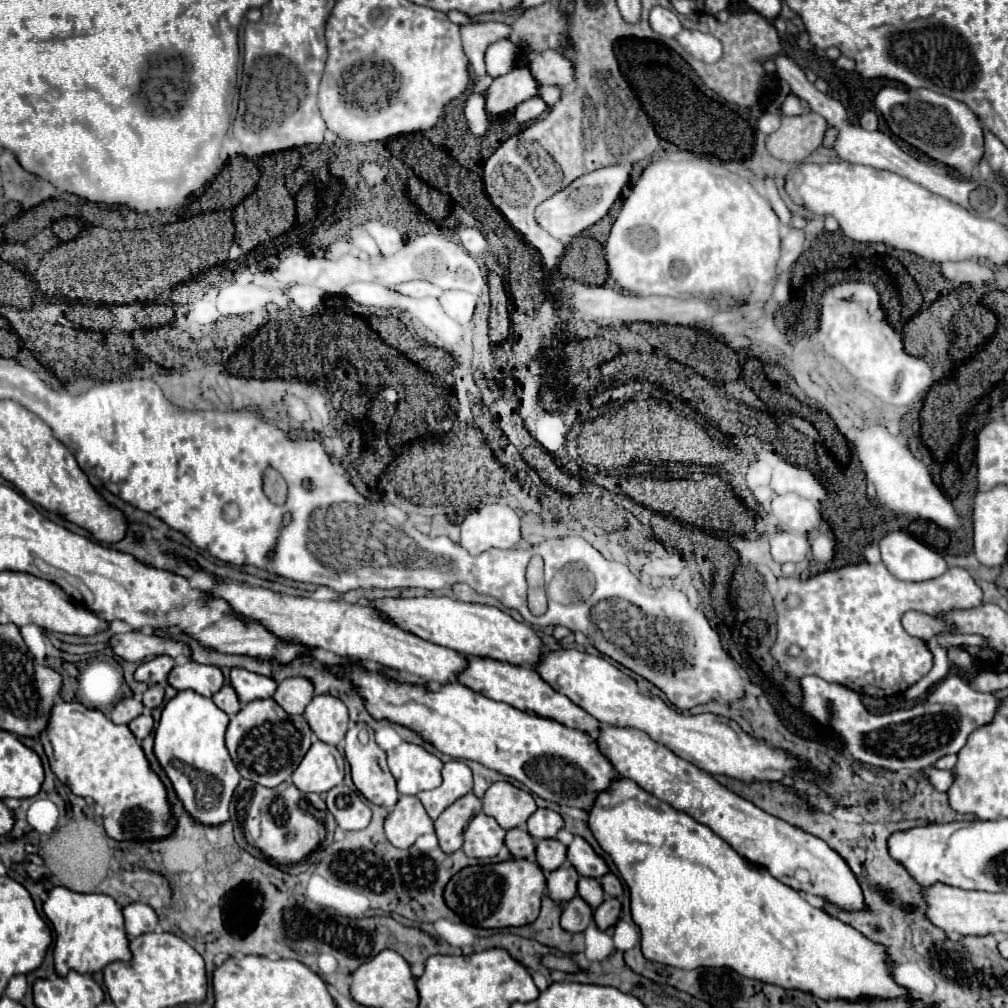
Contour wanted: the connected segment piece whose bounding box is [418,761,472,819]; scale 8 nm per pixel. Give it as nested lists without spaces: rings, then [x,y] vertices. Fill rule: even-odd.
[[[448,761],[442,769],[442,777],[444,781],[440,787],[418,793],[418,799],[422,801],[430,819],[436,819],[456,799],[472,791],[472,771],[462,761]]]

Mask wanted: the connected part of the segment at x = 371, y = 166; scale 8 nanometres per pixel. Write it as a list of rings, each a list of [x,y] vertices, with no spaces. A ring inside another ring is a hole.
[[[362,161],[360,163],[360,175],[364,179],[364,185],[368,189],[380,185],[386,177],[388,177],[388,171],[384,167],[380,167],[378,163],[372,163],[372,161]]]

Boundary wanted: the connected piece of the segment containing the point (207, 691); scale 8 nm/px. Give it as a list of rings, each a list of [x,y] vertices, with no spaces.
[[[188,661],[184,665],[176,665],[170,671],[168,683],[178,691],[192,689],[204,697],[212,697],[216,691],[222,689],[224,677],[222,677],[222,671],[214,665],[202,665],[196,661]]]

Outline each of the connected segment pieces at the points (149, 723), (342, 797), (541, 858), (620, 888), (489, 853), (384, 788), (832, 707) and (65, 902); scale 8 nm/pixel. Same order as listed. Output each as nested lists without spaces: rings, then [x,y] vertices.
[[[144,711],[140,717],[136,717],[134,721],[130,721],[128,727],[130,727],[130,731],[136,735],[138,741],[142,741],[144,737],[148,737],[148,733],[150,733],[152,727],[154,727],[154,721],[152,721],[150,711]]]
[[[344,783],[336,785],[334,789],[330,789],[324,795],[324,799],[326,799],[328,811],[334,815],[336,823],[342,829],[348,829],[348,831],[364,829],[370,823],[370,819],[372,819],[372,811],[362,801],[358,791],[346,787]]]
[[[542,839],[536,845],[536,859],[544,873],[558,869],[566,861],[566,845],[558,839]]]
[[[614,873],[604,875],[604,877],[600,879],[600,883],[602,883],[602,887],[604,887],[604,893],[610,895],[610,897],[620,897],[620,895],[624,893],[624,885],[622,885],[622,881],[620,881]]]
[[[478,813],[464,831],[462,851],[468,857],[496,857],[504,847],[506,831],[496,823],[494,817]]]
[[[356,723],[356,725],[352,725],[352,727],[348,729],[348,733],[346,733],[344,753],[346,753],[346,759],[348,759],[350,769],[352,769],[352,781],[354,781],[356,789],[358,789],[370,803],[390,809],[390,807],[394,807],[394,805],[398,803],[398,797],[400,797],[400,795],[398,795],[398,789],[396,789],[396,781],[394,781],[392,773],[388,771],[386,753],[384,753],[384,751],[376,745],[376,741],[374,741],[372,729],[368,729],[368,735],[370,735],[370,737],[368,737],[366,743],[362,743],[362,741],[358,739],[358,733],[360,733],[362,729],[366,729],[366,727],[368,727],[368,725],[364,725],[364,723]]]
[[[816,675],[802,677],[802,713],[816,719],[820,725],[830,729],[842,739],[846,751],[860,763],[870,767],[882,767],[888,771],[900,769],[926,769],[934,765],[940,757],[958,753],[968,735],[992,721],[1000,699],[992,693],[974,691],[958,675],[946,675],[930,695],[910,709],[898,709],[884,715],[874,715],[864,709],[858,693],[846,689],[844,685],[828,683]]]
[[[54,887],[44,903],[44,913],[56,931],[54,965],[60,977],[68,971],[92,975],[102,971],[108,963],[130,961],[132,953],[124,931],[122,907],[112,897],[100,893],[74,893],[66,887]]]

